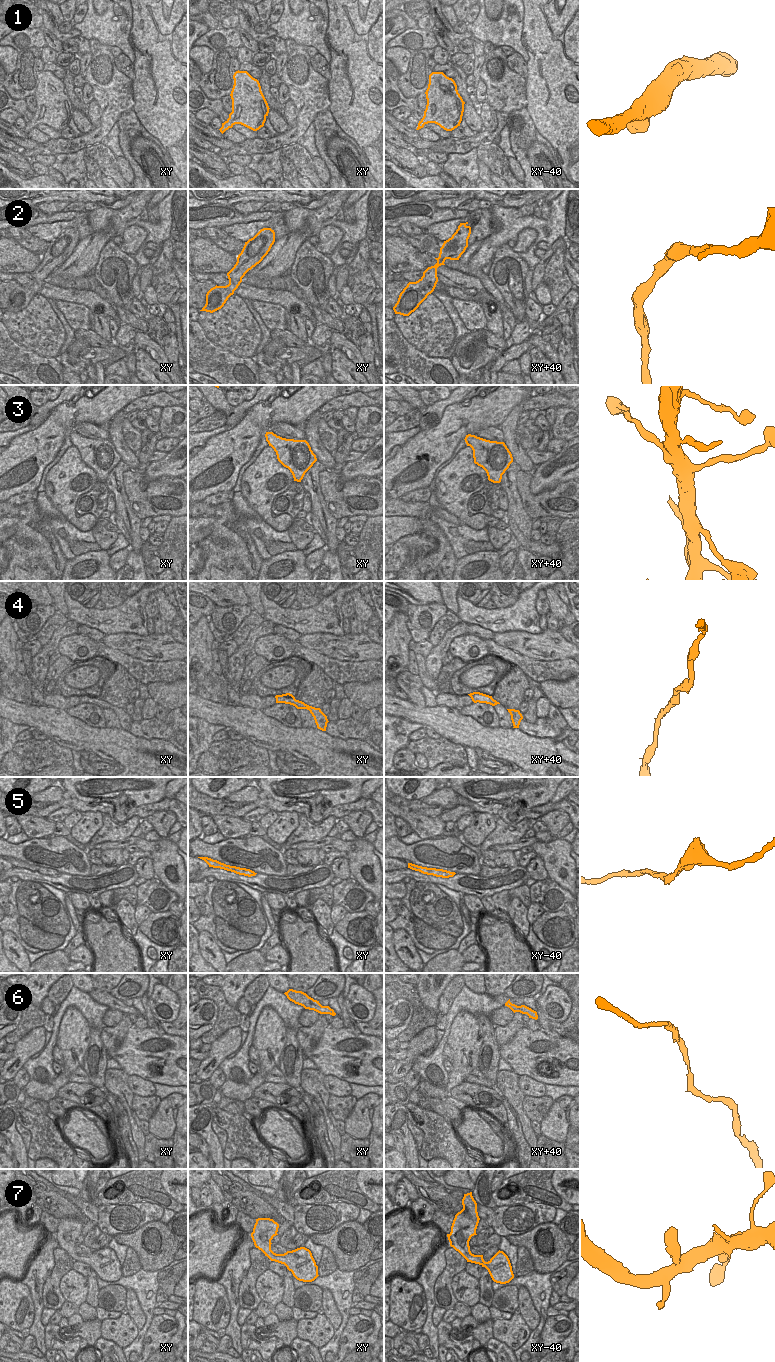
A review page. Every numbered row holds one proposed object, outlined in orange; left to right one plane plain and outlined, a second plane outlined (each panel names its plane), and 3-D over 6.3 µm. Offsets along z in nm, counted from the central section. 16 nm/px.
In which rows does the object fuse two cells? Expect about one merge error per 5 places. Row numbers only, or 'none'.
none

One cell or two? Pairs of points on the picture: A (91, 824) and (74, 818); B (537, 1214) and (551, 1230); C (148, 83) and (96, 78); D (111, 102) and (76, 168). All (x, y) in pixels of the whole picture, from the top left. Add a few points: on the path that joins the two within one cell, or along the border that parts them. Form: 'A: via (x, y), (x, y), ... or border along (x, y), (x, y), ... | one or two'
A: border along (82, 813), (82, 816), (70, 829) | two
B: border along (551, 1221), (539, 1223), (524, 1233) | two
C: border along (131, 81), (134, 104) | two
D: border along (83, 148), (74, 152), (60, 154) | two

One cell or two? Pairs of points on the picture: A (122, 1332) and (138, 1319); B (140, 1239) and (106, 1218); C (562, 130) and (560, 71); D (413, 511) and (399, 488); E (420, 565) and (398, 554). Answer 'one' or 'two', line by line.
A: two
B: two
C: one
D: two
E: two

